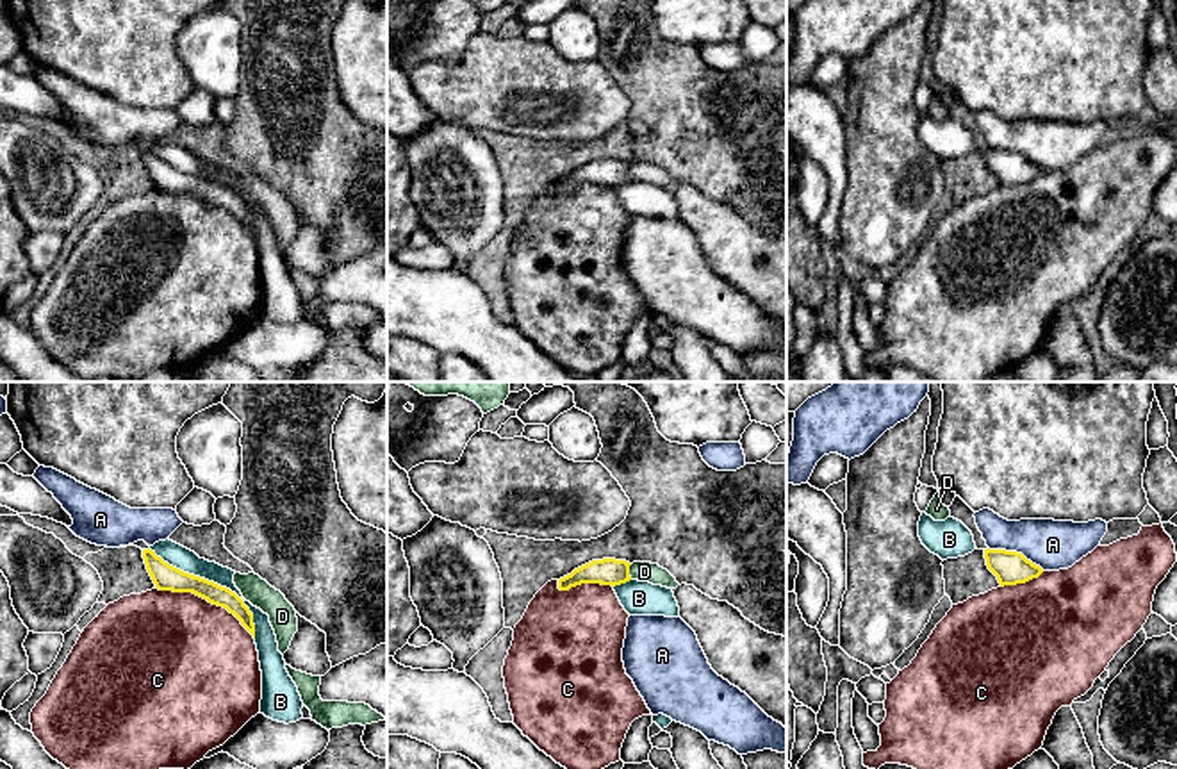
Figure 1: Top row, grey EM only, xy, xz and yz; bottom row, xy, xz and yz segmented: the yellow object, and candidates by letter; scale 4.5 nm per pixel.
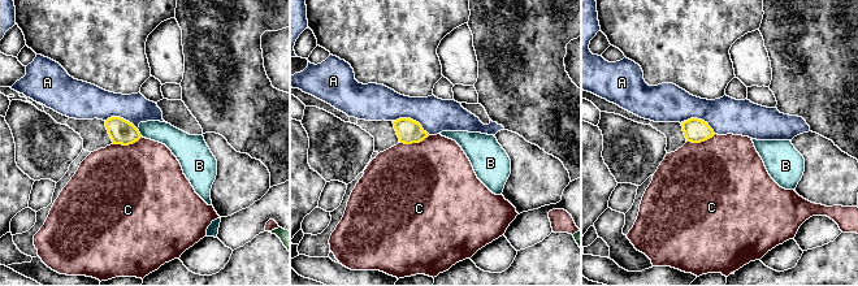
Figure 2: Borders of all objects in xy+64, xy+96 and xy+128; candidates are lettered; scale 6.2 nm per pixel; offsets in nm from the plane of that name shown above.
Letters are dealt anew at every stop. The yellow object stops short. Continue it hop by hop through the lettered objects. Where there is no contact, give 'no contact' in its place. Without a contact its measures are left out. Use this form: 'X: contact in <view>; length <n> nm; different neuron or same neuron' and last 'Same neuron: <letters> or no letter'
A: contact in yz; length 280 nm; different neuron
B: contact in xy; length 650 nm; different neuron
C: contact in xy; length 500 nm; different neuron
D: contact in xz; length 70 nm; different neuron
Same neuron: no letter

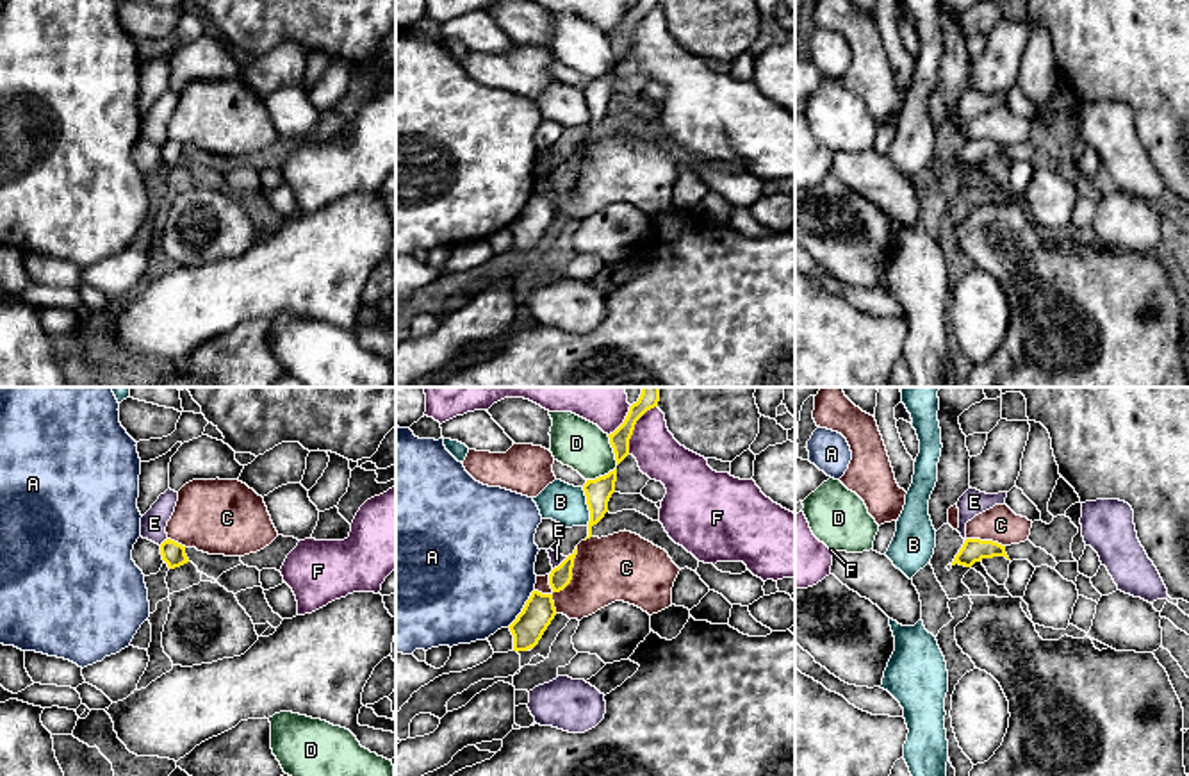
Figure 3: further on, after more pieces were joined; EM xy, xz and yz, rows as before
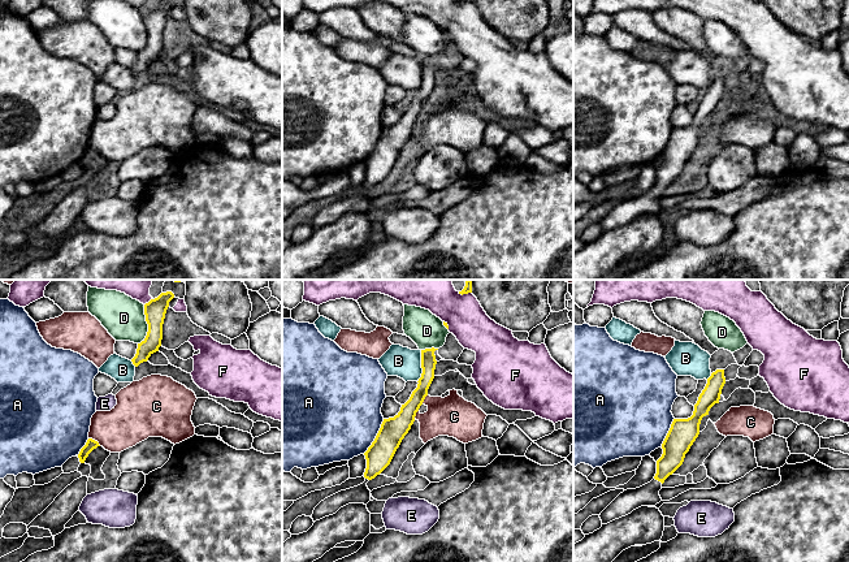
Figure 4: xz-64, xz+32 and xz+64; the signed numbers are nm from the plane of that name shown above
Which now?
A: contact in xz; length 220 nm; different neuron
B: contact in xz; length 170 nm; different neuron
C: contact in xz; length 320 nm; different neuron
D: contact in xz; length 220 nm; different neuron
E: contact in xz; length 90 nm; different neuron
F: contact in xz; length 260 nm; different neuron
Same neuron: no letter

